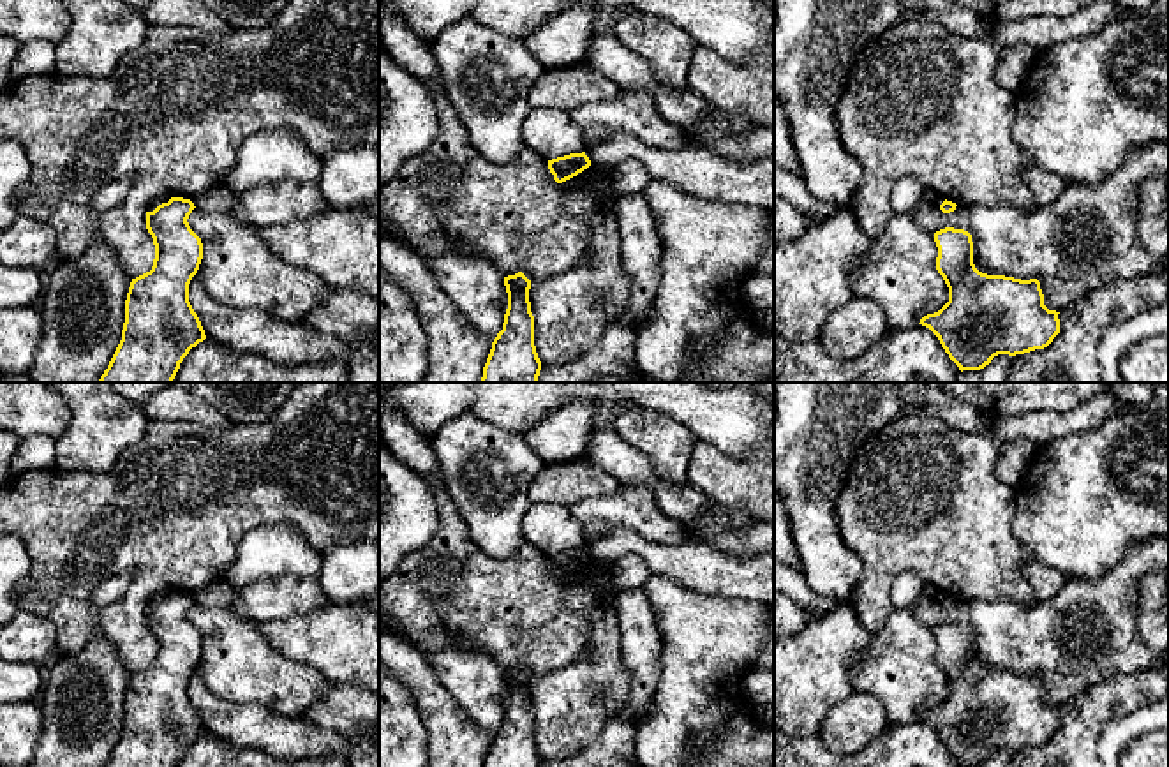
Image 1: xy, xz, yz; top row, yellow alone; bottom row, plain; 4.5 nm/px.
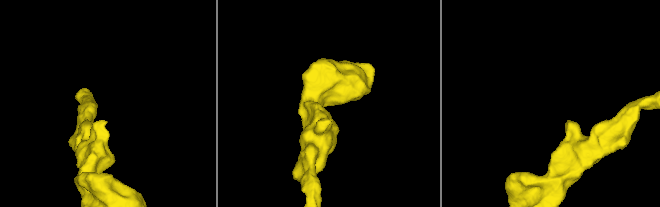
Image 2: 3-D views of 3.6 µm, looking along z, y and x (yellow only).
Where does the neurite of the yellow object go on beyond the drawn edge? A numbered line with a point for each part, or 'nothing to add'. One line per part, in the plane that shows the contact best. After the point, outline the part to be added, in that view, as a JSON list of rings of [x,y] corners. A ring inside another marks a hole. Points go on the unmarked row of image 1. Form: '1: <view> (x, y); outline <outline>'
nothing to add

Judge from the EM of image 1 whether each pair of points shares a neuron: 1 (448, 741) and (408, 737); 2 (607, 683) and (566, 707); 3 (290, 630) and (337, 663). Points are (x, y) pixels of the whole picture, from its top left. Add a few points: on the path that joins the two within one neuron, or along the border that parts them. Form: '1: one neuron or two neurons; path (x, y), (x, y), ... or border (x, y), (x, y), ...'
1: two neurons; border (413, 700), (427, 748)
2: one neuron; path (596, 688), (577, 700)
3: one neuron; path (302, 639), (312, 639), (325, 651)

